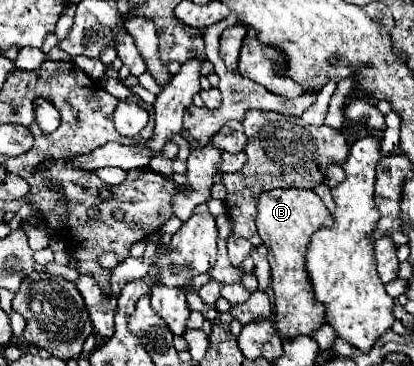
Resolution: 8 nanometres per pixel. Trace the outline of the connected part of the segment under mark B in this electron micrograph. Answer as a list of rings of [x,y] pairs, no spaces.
[[[273,189],[259,197],[257,229],[269,249],[271,265],[271,287],[275,293],[275,327],[287,337],[295,339],[299,335],[311,335],[325,323],[325,307],[315,299],[311,279],[305,267],[305,255],[311,235],[321,227],[331,227],[333,217],[323,205],[323,201],[307,189]]]

